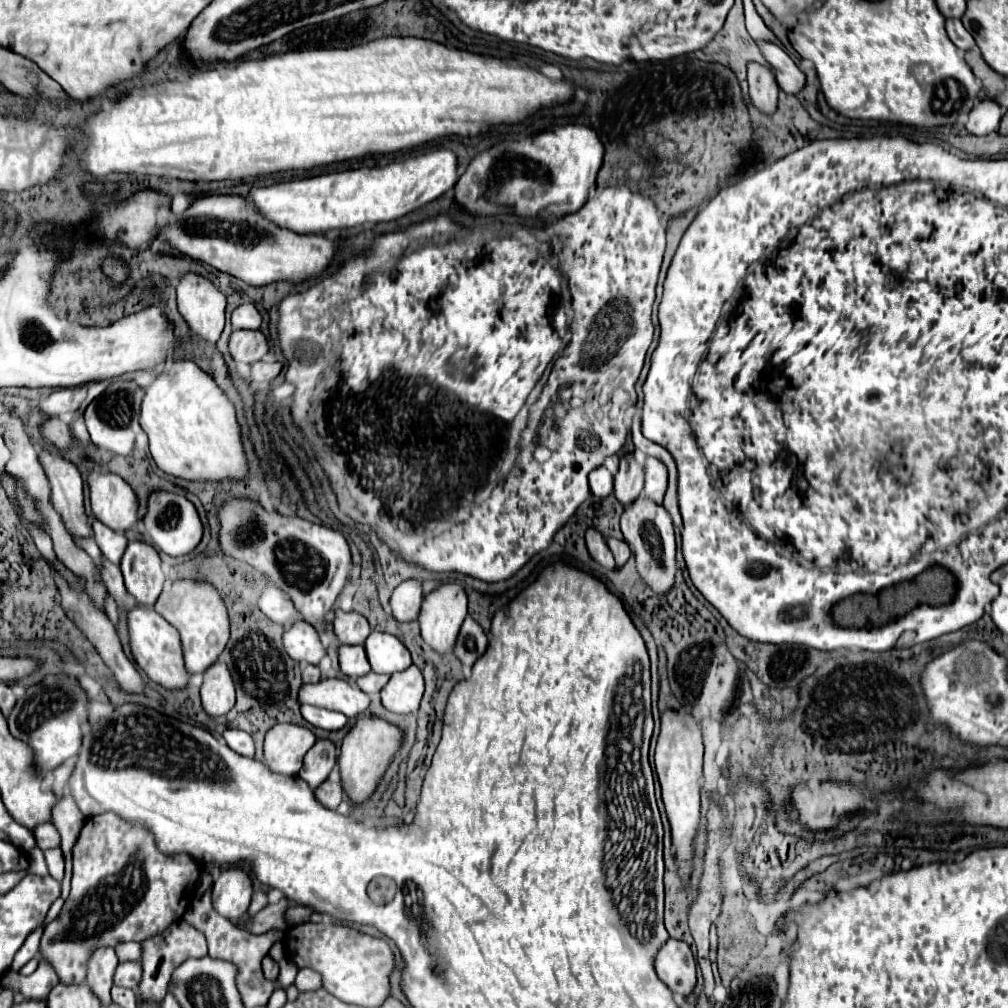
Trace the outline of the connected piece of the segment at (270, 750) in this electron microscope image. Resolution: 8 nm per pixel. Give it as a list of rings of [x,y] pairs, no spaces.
[[[275,725],[265,735],[265,759],[263,763],[281,775],[297,775],[305,753],[313,747],[317,737],[311,729],[301,725]]]

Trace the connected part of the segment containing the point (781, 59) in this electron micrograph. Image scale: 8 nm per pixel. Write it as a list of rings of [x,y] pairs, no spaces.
[[[757,41],[763,55],[767,57],[769,65],[773,67],[773,73],[775,73],[775,79],[779,83],[779,87],[785,91],[785,93],[791,93],[791,95],[797,95],[803,87],[805,87],[805,73],[793,63],[793,59],[783,51],[779,49],[777,45],[769,43],[769,41]]]

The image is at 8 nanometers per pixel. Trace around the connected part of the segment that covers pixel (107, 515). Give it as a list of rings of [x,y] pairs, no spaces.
[[[87,463],[87,475],[93,515],[115,531],[133,529],[139,509],[139,499],[133,489],[113,473],[103,475],[97,463]]]

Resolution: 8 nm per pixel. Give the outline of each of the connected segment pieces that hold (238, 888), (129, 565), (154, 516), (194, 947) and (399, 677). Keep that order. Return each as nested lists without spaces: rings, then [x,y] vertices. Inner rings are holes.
[[[231,865],[227,869],[221,869],[213,885],[213,903],[217,913],[227,919],[239,919],[243,913],[247,913],[251,893],[253,883],[243,867]]]
[[[143,541],[129,543],[125,555],[121,557],[121,571],[125,577],[125,587],[137,603],[153,607],[165,583],[161,559],[155,547]]]
[[[165,491],[153,493],[149,497],[149,507],[143,517],[143,523],[145,523],[145,529],[151,537],[151,541],[155,543],[155,547],[173,557],[191,553],[203,539],[203,523],[199,519],[195,505],[187,497],[181,497],[175,493],[165,493]]]
[[[185,921],[171,923],[161,935],[153,935],[145,941],[141,941],[141,963],[143,963],[143,979],[139,983],[137,995],[149,1001],[163,999],[167,993],[167,985],[171,981],[171,973],[175,967],[179,967],[183,961],[191,957],[205,957],[207,955],[207,941],[201,931],[191,927]]]
[[[411,665],[405,671],[393,673],[381,691],[381,701],[395,713],[417,713],[423,697],[423,675],[419,667]]]

